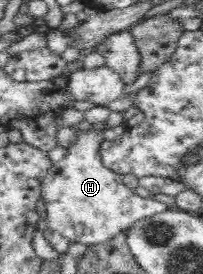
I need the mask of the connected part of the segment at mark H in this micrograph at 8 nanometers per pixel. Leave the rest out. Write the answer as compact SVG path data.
M87 120L78 124L78 128L76 143L68 148L65 158L51 166L42 181L49 230L66 237L70 243L100 244L127 233L136 221L170 209L158 200L135 194L123 183L123 175L103 165L99 158L99 145L103 143L101 130L94 129Z

